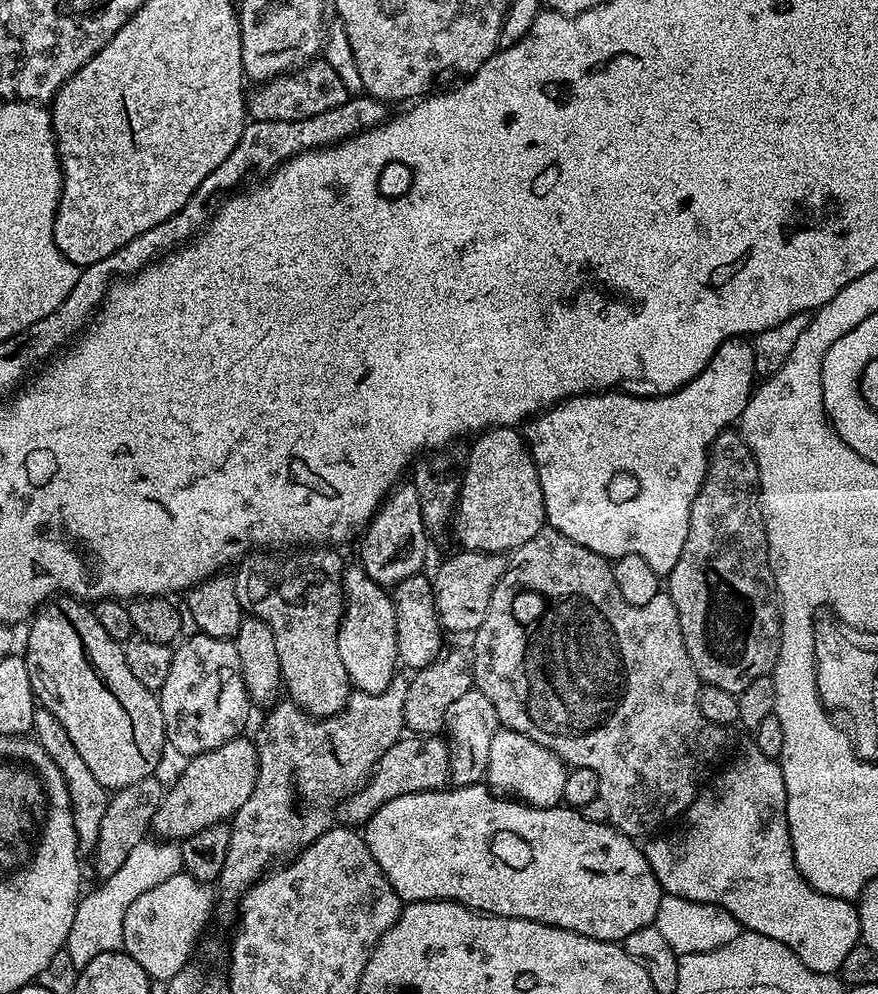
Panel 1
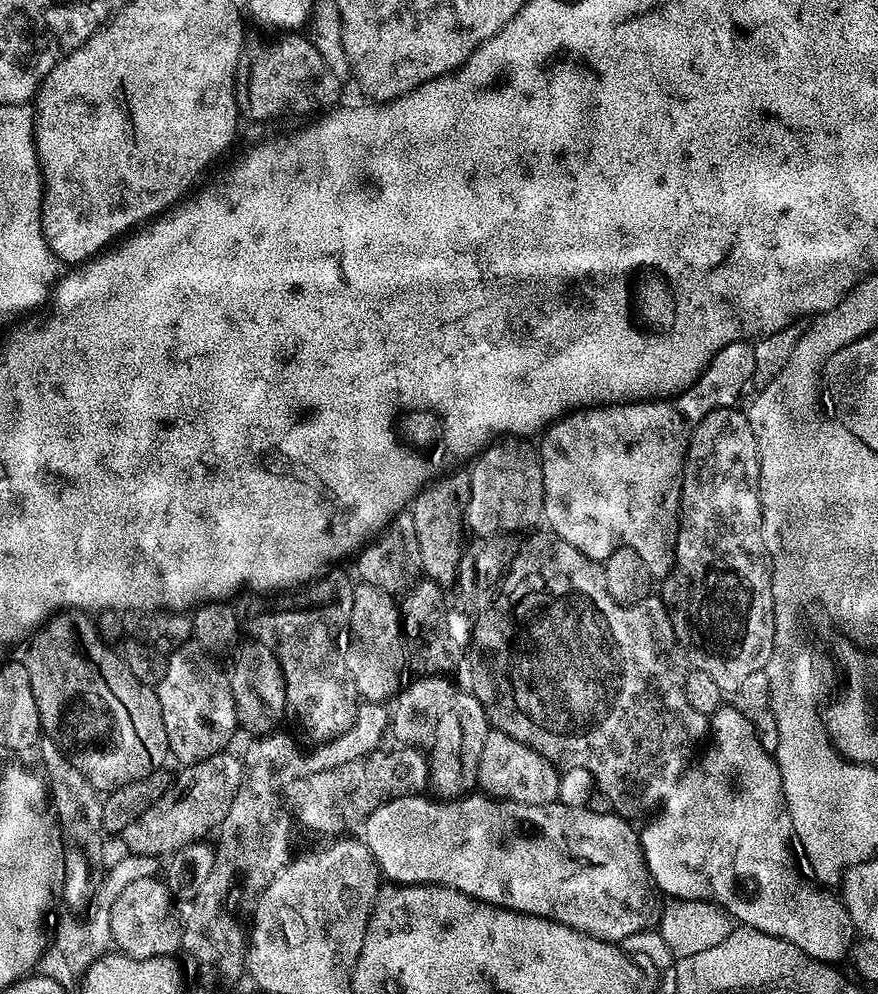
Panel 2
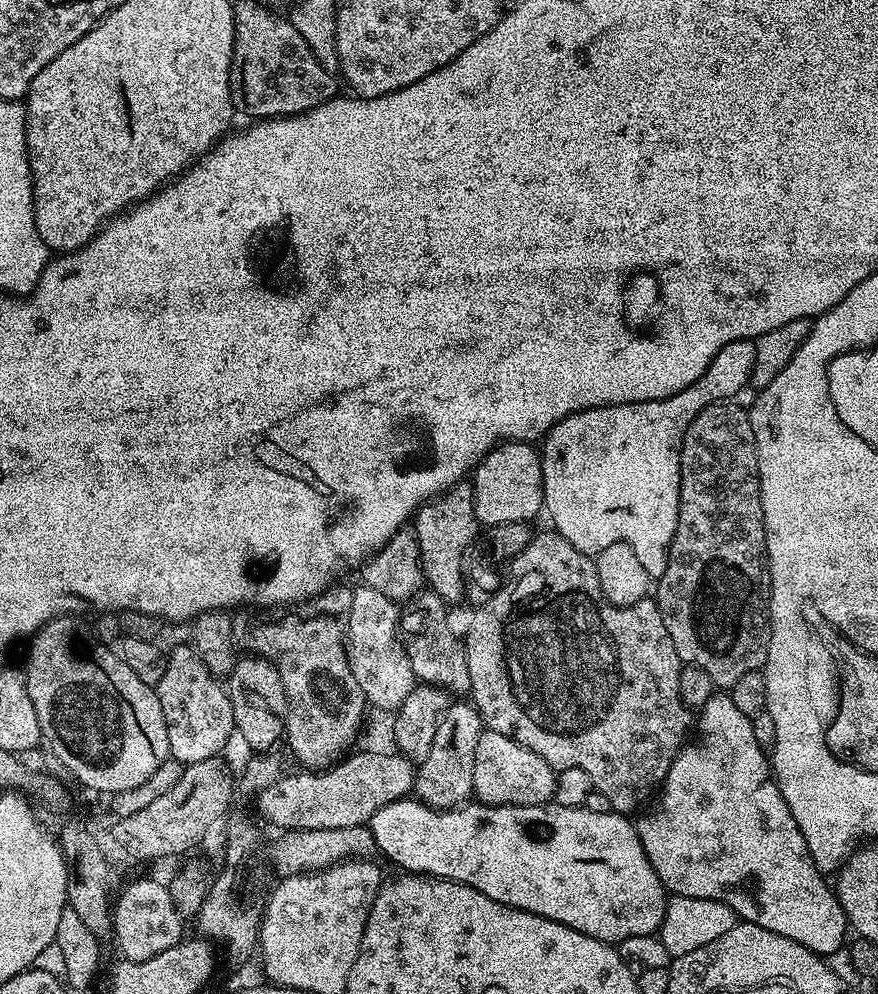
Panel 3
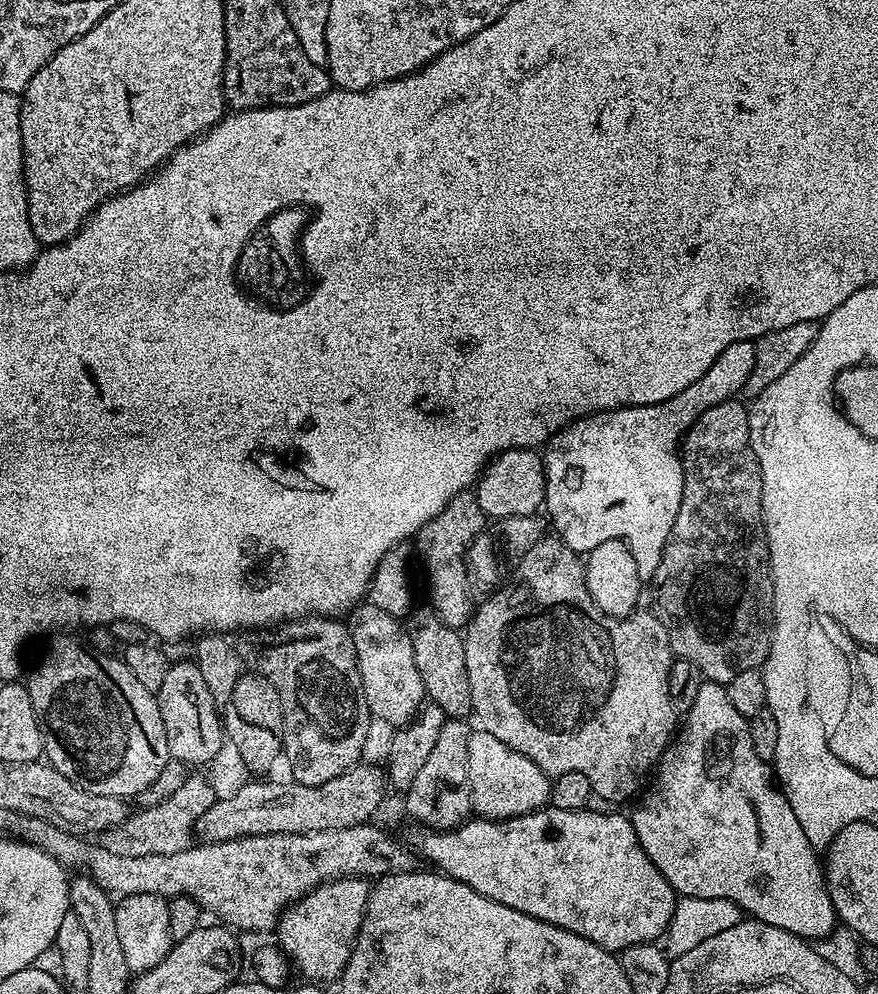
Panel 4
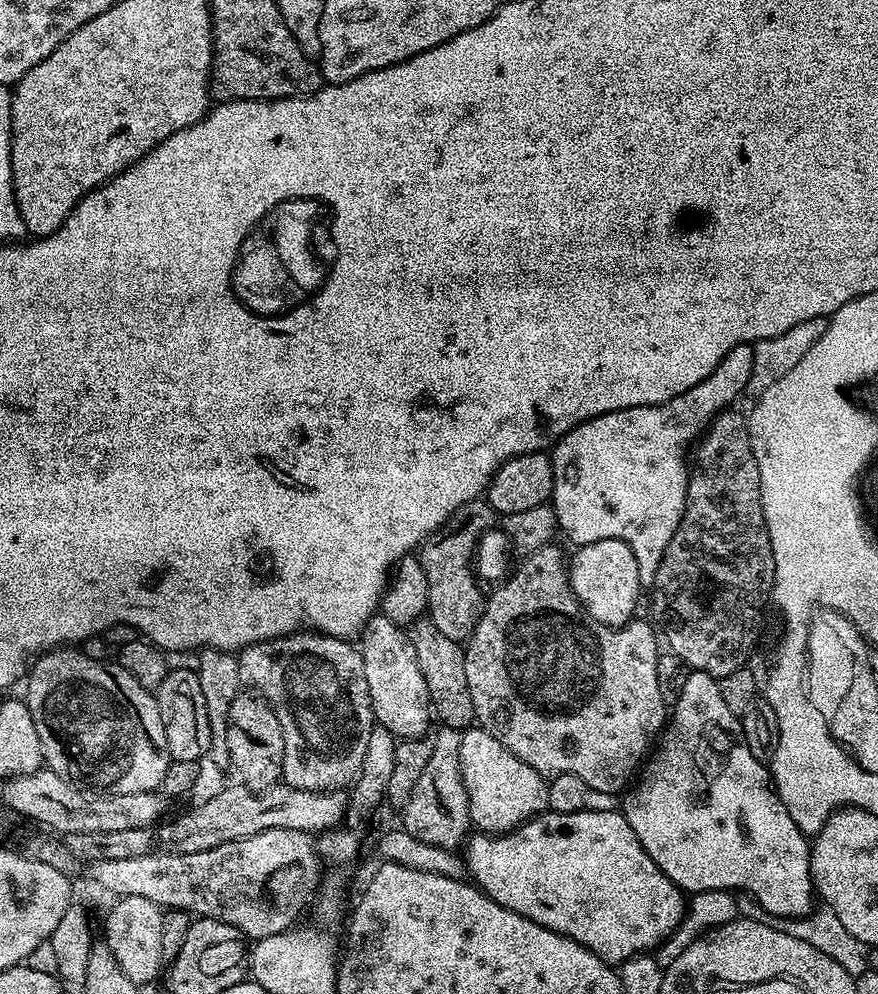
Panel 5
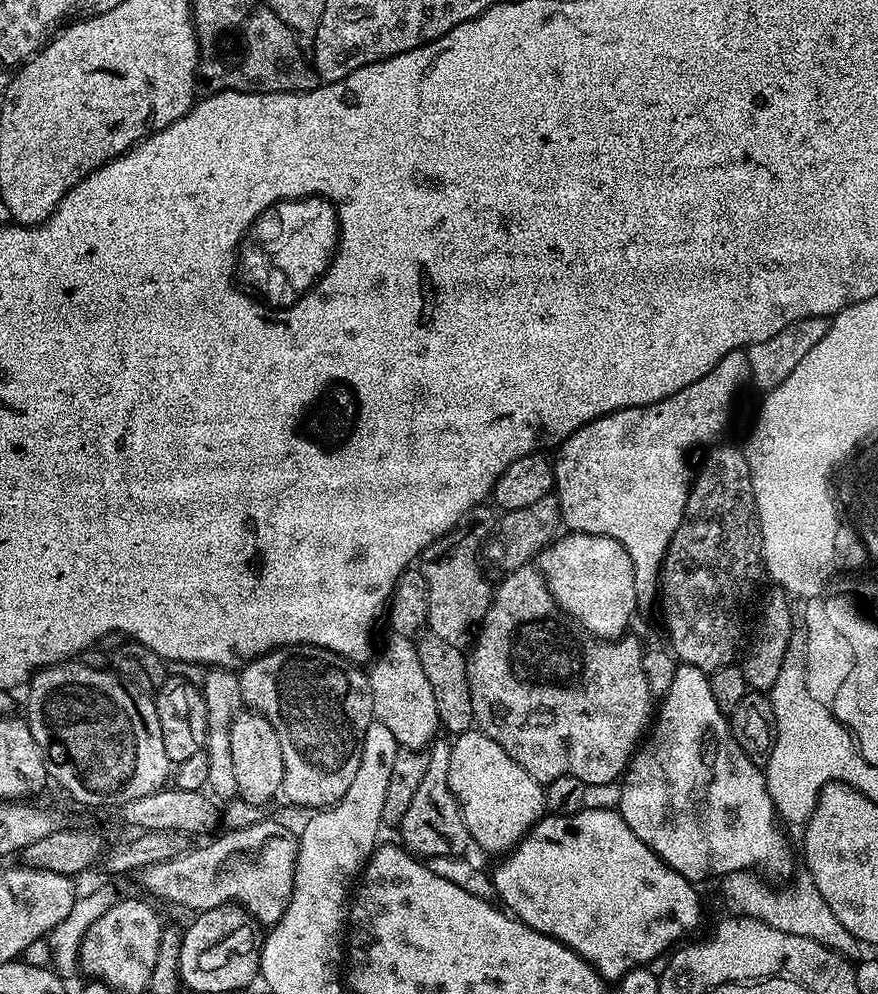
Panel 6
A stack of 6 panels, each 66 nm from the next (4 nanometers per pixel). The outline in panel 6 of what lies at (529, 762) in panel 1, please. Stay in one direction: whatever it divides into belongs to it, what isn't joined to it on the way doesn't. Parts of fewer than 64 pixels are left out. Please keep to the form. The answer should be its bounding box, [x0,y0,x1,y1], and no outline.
[450,730,545,854]

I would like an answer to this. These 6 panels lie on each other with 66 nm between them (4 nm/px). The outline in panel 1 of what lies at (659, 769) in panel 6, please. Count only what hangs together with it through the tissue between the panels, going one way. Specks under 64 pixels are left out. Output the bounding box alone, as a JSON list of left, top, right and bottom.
[646,747,861,974]

